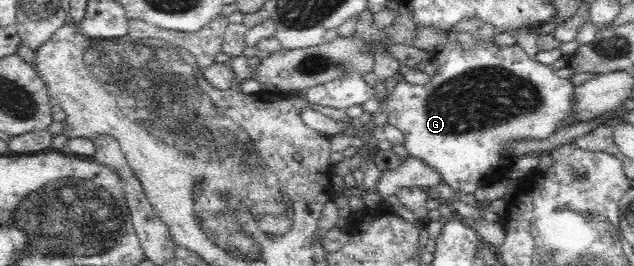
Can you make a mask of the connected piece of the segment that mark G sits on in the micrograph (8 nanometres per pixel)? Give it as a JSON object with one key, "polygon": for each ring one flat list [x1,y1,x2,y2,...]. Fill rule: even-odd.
{"polygon":[[465,18,461,20,456,26,449,31,448,41,436,54,436,63,438,63,438,71,436,75,430,77,430,81,422,85,412,85,405,80,399,81,394,90,388,92,385,102,379,102,381,111,386,111,388,114,387,123,397,127,402,131,405,139,403,145,408,150,408,154,411,157,420,159,428,167,435,169,442,178,441,183,446,184,448,187,453,187,455,193,474,193,476,189,488,183,497,181,499,178,504,177,508,169,510,169,512,162,515,160,510,151,512,149,512,143,518,141,518,139,548,139,551,135,556,133,558,123,564,123,572,113,574,113,574,89,575,86,570,81,570,78,558,77,554,73,551,66,544,65,536,59,528,57,528,54,522,50,518,45,512,46,494,46,492,44,492,37,496,33,500,33,500,30,494,28,492,25,477,18],[468,32,468,34,474,34,476,38,476,45,472,45,470,49,464,49,457,40,457,33]]}

